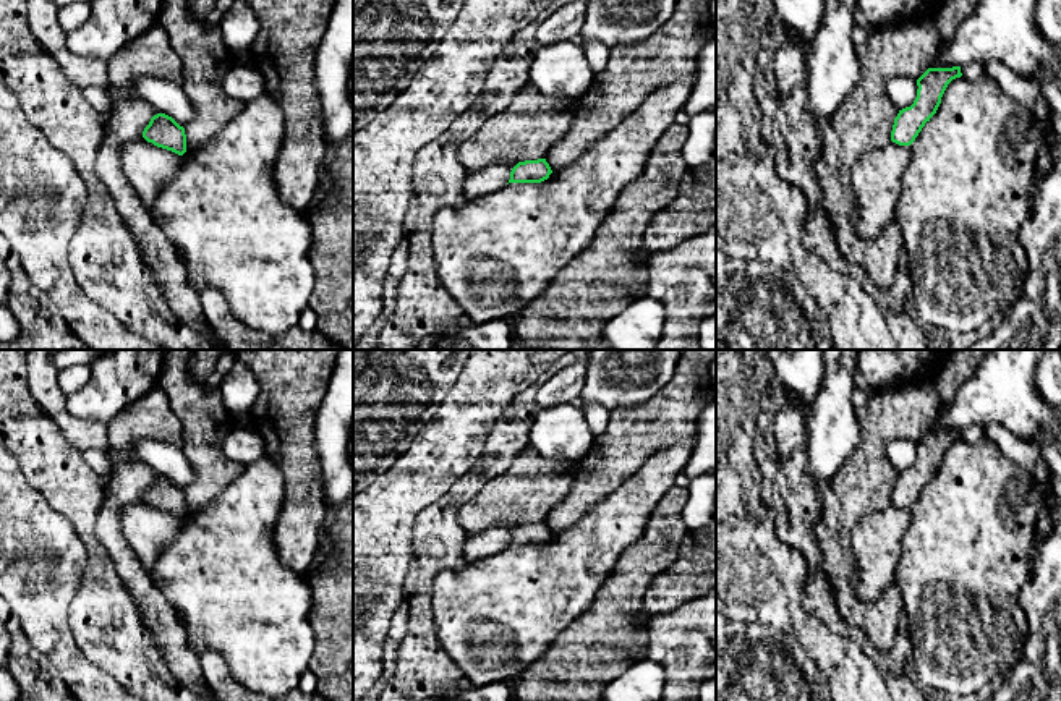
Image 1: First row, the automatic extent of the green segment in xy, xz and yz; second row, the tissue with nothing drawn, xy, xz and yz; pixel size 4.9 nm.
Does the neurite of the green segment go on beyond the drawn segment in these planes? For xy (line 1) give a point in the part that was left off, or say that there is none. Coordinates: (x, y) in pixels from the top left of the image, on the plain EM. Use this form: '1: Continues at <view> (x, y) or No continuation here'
1: No continuation here

